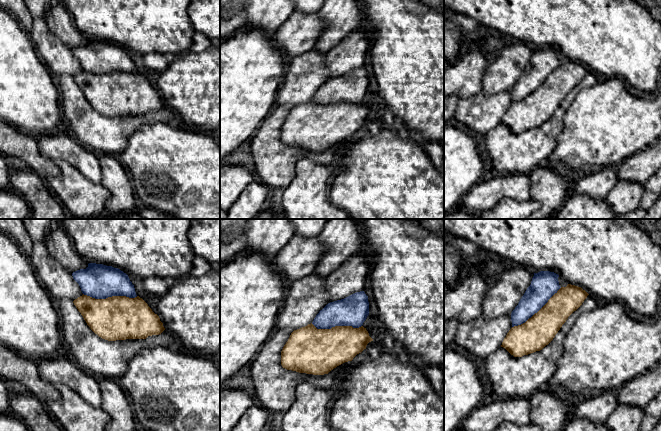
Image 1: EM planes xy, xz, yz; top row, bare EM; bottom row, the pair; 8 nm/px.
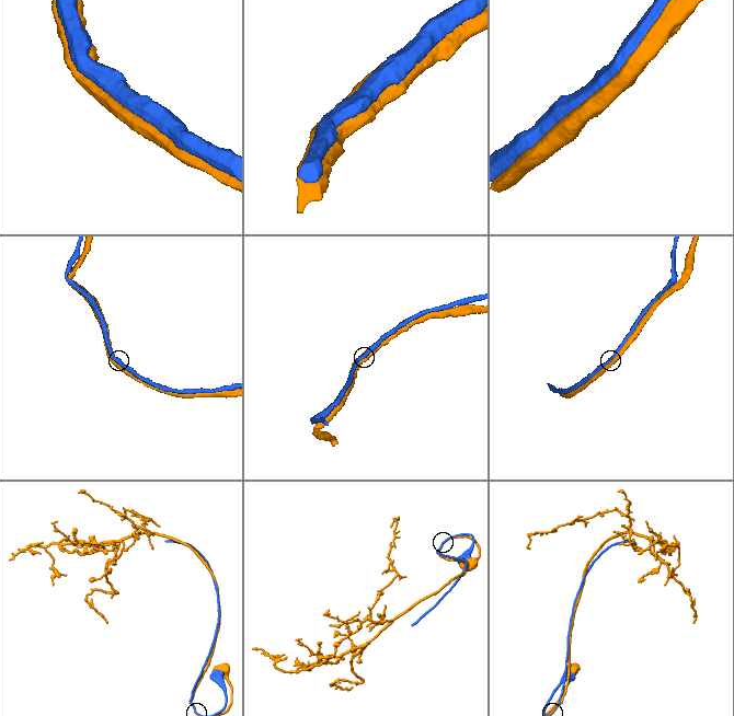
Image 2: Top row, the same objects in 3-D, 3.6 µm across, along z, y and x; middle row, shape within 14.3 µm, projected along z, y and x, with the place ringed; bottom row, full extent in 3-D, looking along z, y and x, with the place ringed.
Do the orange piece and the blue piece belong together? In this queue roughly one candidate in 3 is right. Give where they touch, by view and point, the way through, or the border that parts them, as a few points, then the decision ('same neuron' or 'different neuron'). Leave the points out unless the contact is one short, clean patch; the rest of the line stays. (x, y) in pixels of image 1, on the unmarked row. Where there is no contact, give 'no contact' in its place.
meets orange in xy at (110, 73); different neuron

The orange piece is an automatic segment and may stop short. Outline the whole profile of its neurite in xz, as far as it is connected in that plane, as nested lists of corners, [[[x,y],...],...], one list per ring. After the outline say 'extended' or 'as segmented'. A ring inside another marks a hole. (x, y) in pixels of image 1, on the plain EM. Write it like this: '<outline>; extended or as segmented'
[[[312,99],[294,106],[281,127],[281,141],[299,149],[324,151],[352,137],[373,115],[363,102],[317,105]]]; as segmented

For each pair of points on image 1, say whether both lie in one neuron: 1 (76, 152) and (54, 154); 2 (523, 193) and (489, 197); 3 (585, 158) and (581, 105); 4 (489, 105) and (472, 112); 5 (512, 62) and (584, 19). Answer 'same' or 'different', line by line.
1: same
2: same
3: same
4: same
5: different

